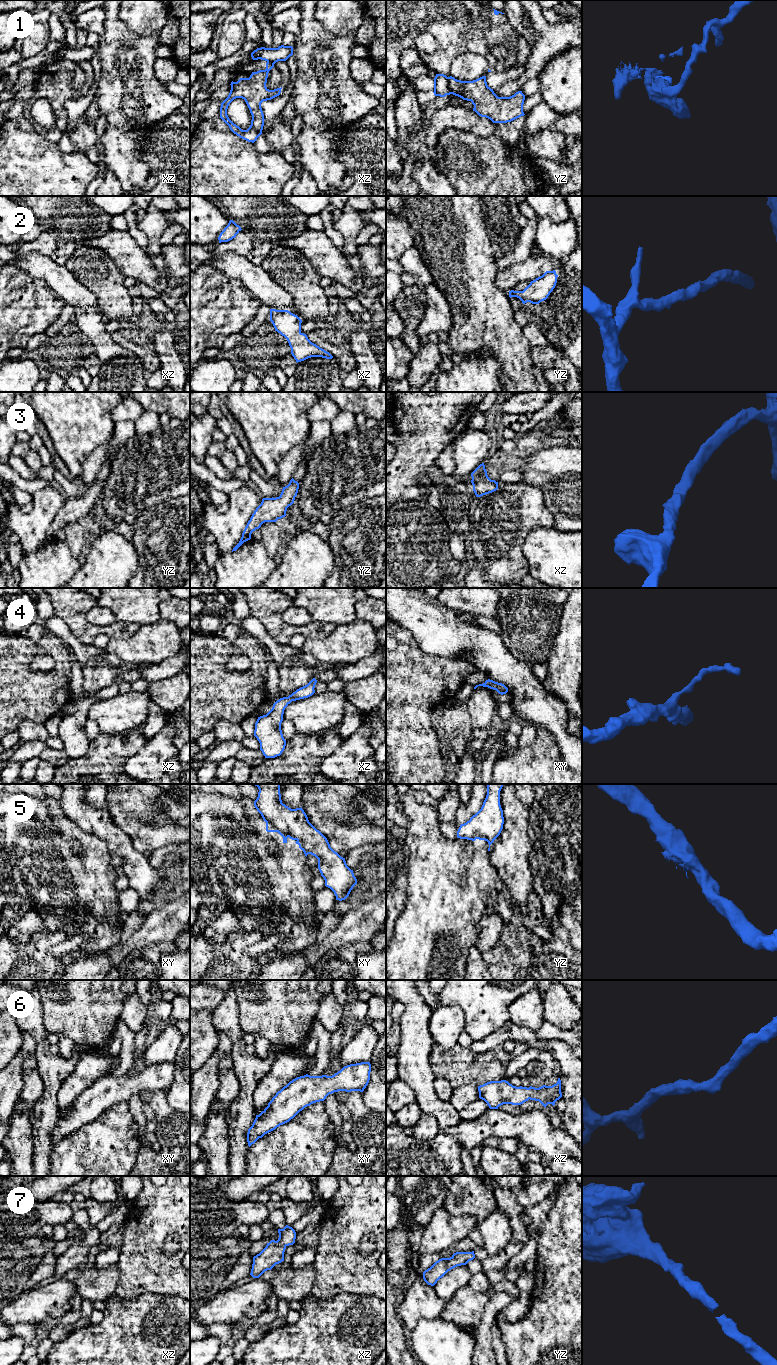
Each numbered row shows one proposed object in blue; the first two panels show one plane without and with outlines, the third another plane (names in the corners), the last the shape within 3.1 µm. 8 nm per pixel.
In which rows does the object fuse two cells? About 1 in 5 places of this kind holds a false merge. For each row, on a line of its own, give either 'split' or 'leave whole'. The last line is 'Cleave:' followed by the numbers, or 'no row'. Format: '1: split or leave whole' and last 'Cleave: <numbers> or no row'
1: split
2: leave whole
3: leave whole
4: leave whole
5: leave whole
6: leave whole
7: leave whole
Cleave: 1

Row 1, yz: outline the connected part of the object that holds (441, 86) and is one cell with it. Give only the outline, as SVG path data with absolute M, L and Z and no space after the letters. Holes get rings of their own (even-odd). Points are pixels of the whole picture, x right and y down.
M436 74L434 78L434 95L445 97L450 95L450 85L448 83L448 77L444 74Z

